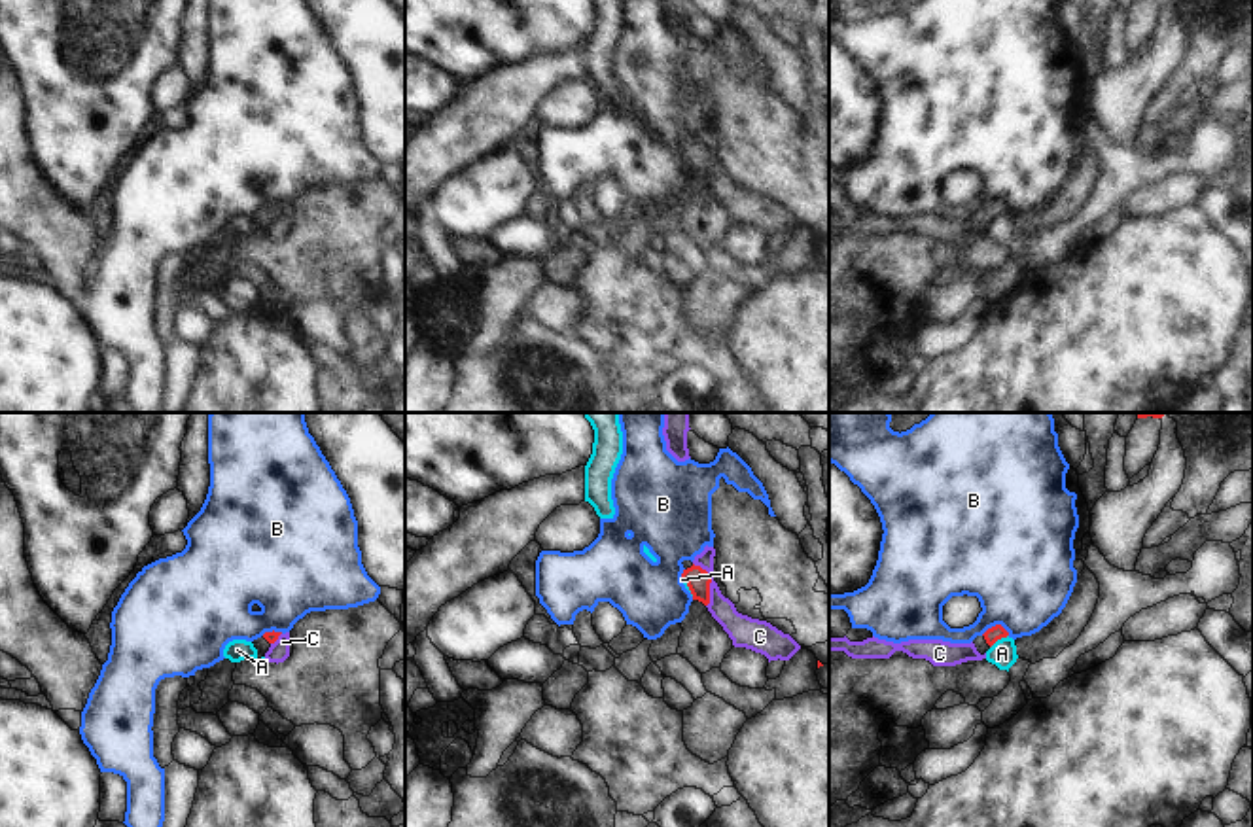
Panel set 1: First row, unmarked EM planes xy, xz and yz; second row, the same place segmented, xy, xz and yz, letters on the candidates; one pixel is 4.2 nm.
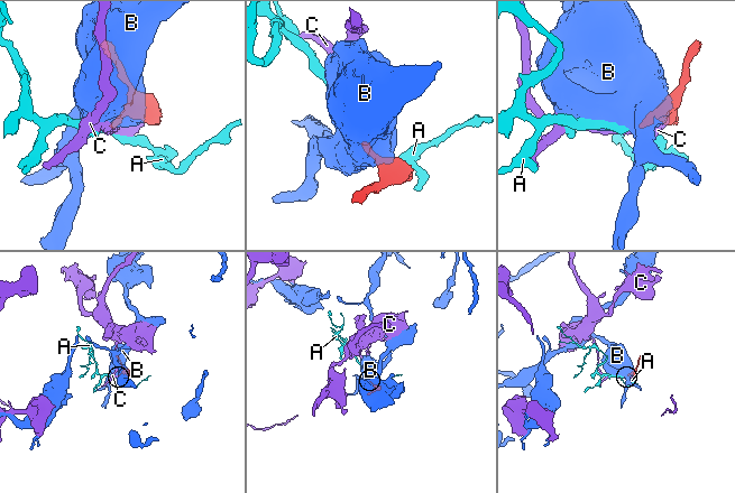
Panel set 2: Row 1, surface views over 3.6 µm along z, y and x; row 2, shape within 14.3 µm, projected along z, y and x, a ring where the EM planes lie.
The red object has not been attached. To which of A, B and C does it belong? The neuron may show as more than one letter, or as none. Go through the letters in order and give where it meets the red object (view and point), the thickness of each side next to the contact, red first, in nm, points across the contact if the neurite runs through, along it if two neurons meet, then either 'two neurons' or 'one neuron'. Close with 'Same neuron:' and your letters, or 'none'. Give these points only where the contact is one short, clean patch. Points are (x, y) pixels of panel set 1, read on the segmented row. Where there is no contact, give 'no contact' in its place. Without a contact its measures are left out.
A: yz (998, 638) | 70/110 nm | along yz (1007, 634), (990, 648) | two neurons
B: yz (996, 625) | 70/440 nm | along yz (1009, 633), (1000, 625), (992, 625), (981, 634) | two neurons
C: xz (710, 581) | 100/120 nm | two neurons
Same neuron: none

